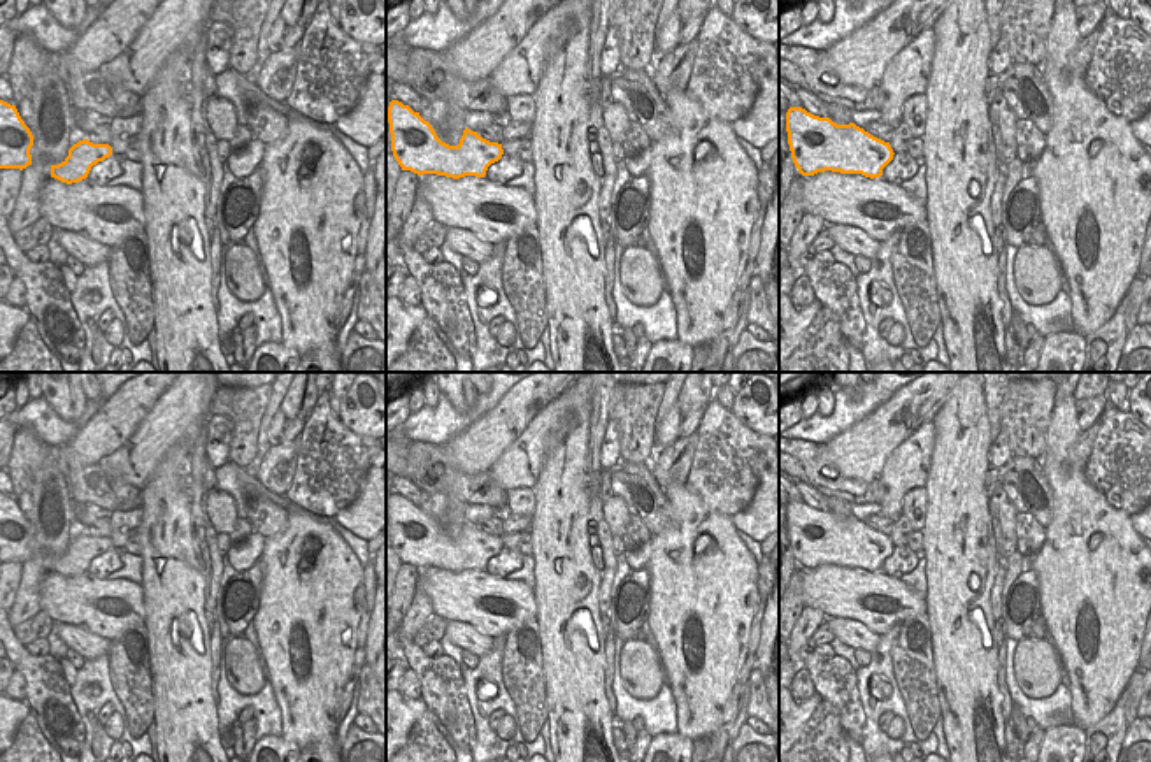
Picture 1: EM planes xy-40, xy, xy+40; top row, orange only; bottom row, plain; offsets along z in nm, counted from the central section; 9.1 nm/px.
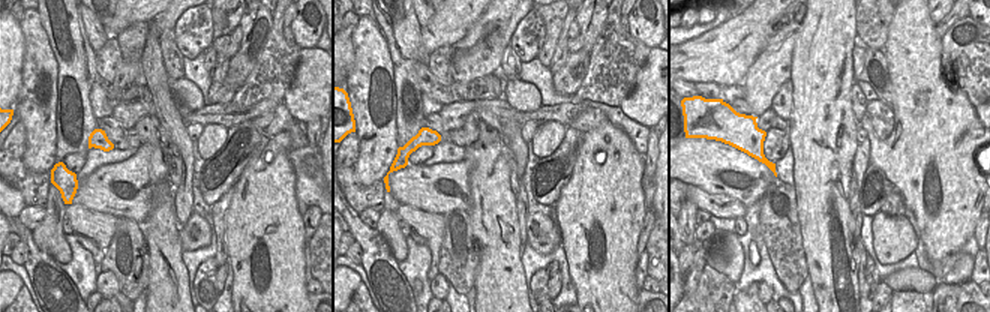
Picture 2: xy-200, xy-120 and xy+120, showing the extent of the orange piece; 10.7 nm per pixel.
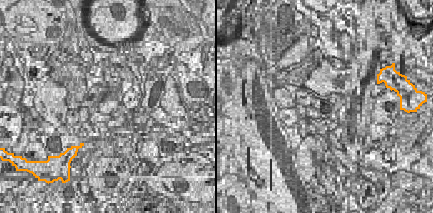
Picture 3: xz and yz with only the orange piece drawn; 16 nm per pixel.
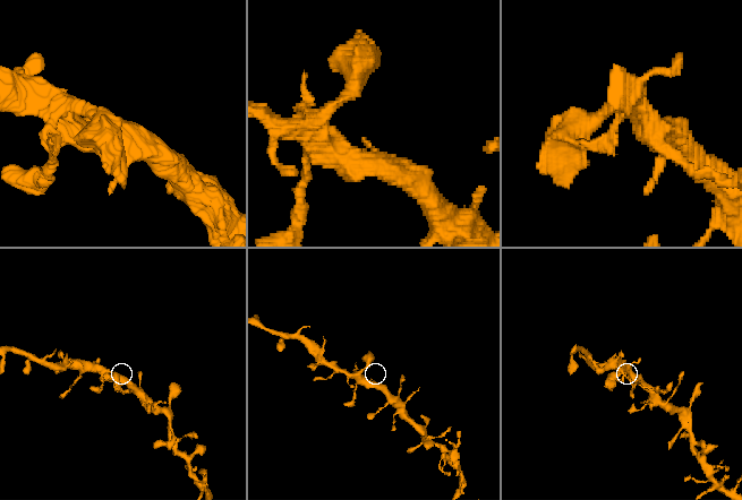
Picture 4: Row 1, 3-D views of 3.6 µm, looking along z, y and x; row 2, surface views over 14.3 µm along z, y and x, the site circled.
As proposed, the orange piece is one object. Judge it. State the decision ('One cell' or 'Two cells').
One cell.

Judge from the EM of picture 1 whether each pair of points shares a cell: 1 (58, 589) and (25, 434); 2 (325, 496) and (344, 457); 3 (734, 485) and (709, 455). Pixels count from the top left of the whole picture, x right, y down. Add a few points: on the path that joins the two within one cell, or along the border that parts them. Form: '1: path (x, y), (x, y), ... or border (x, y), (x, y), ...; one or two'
1: border (50, 569), (41, 582), (39, 610); two
2: path (330, 487), (337, 480), (337, 466); one
3: path (727, 478), (716, 462); one

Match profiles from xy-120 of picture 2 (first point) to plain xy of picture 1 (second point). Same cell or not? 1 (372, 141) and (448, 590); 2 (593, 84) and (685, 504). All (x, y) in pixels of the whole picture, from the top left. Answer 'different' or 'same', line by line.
1: different
2: different

